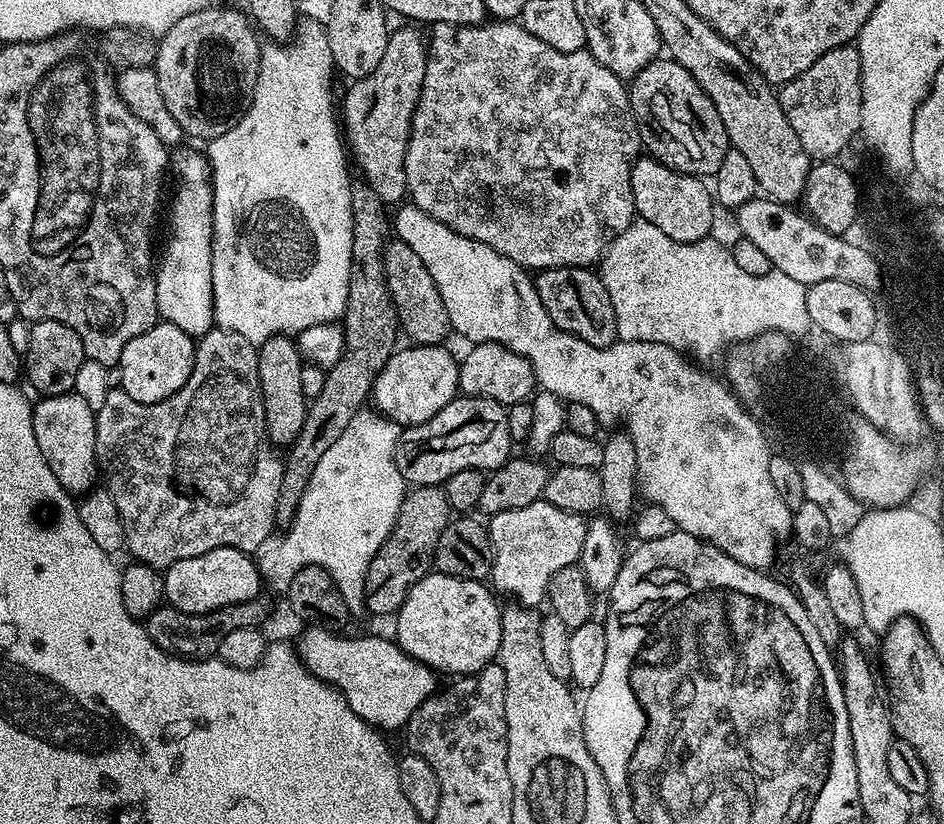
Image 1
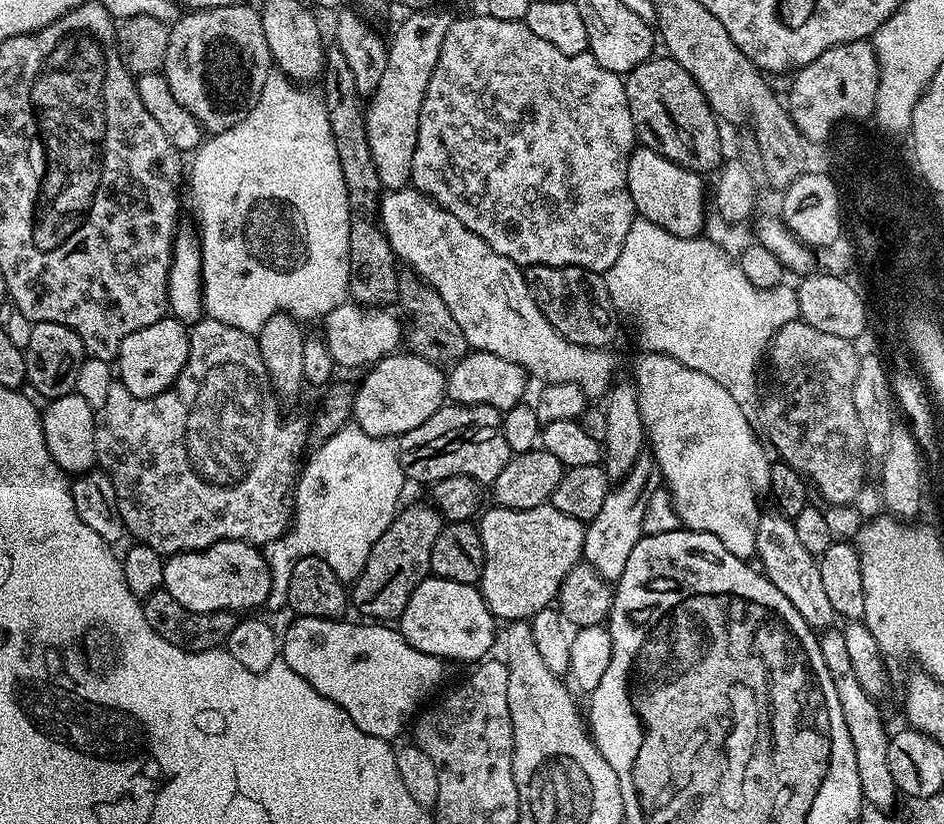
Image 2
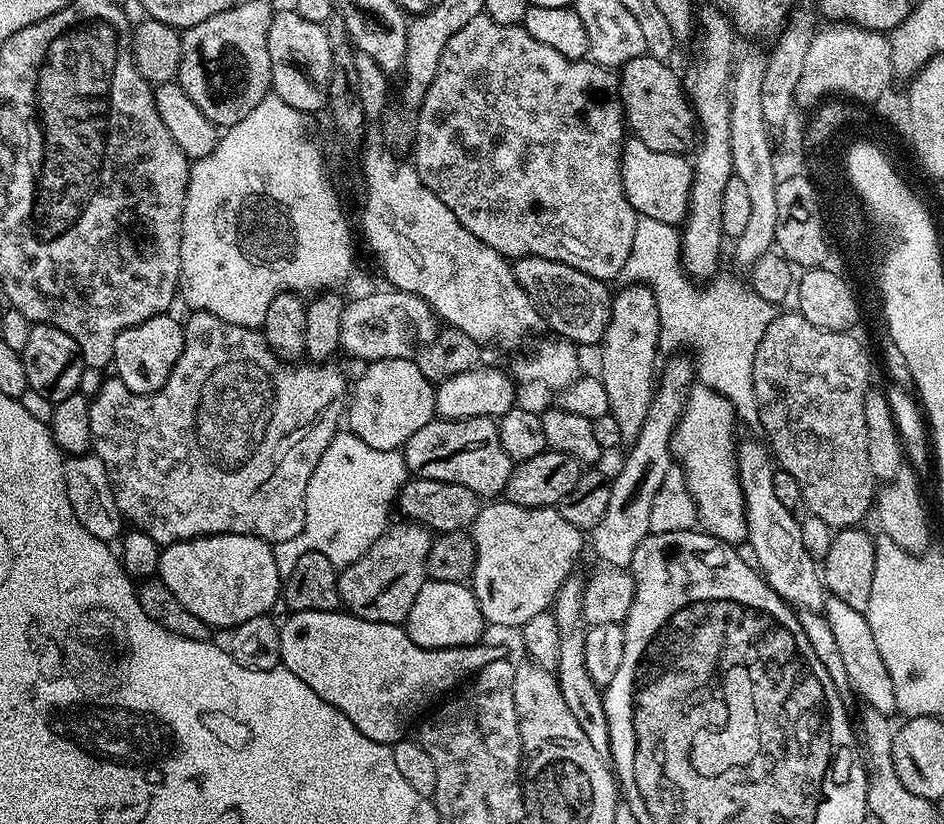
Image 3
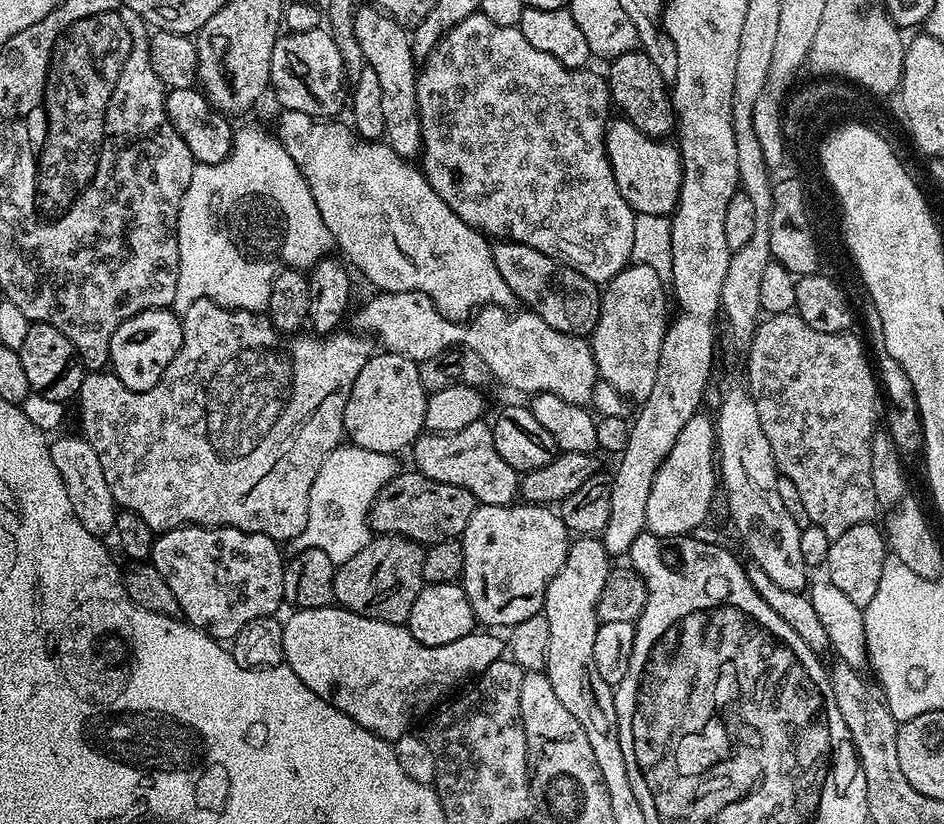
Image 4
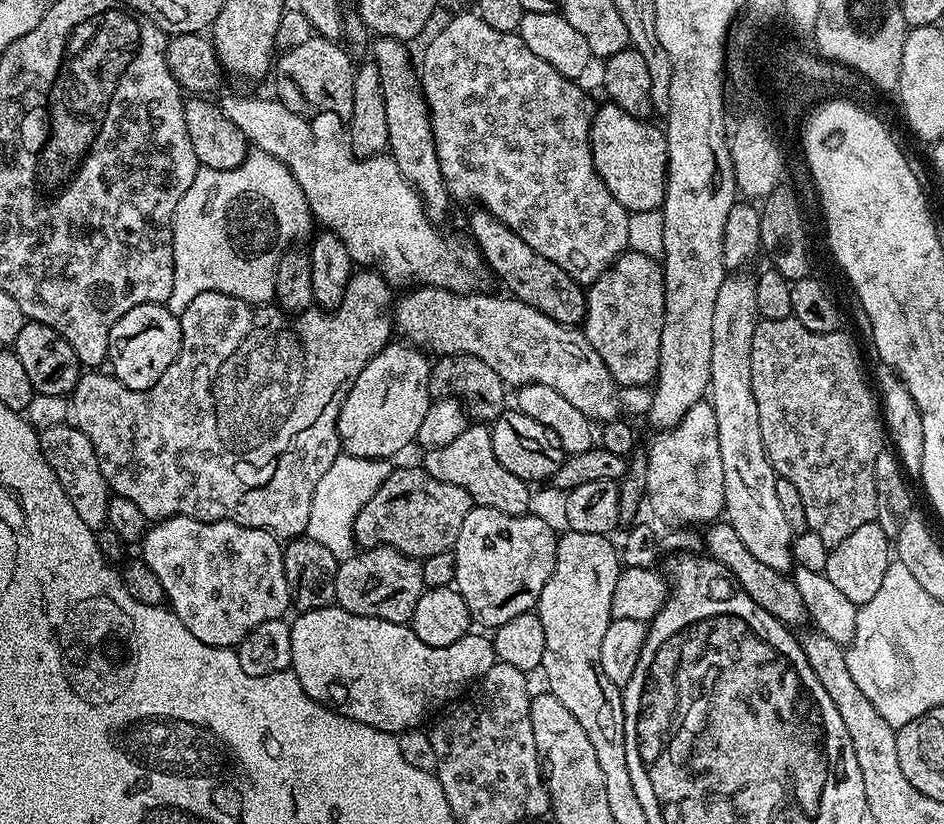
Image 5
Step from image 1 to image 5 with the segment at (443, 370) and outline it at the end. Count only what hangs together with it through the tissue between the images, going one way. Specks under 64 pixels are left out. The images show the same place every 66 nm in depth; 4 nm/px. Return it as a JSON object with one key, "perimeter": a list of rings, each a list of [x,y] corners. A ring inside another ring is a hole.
{"perimeter":[[[389,342],[358,374],[350,386],[336,419],[340,447],[349,456],[382,460],[393,458],[415,441],[418,426],[431,406],[432,364],[421,349],[407,343]]]}

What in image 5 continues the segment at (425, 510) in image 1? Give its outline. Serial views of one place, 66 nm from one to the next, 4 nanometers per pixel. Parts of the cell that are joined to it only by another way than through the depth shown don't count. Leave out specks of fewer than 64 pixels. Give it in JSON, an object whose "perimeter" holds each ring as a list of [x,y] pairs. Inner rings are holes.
{"perimeter":[[[365,548],[339,561],[336,570],[336,604],[345,608],[350,614],[358,614],[366,618],[382,618],[386,622],[408,624],[414,614],[414,606],[418,606],[418,598],[426,591],[421,561],[402,554],[393,548]]]}

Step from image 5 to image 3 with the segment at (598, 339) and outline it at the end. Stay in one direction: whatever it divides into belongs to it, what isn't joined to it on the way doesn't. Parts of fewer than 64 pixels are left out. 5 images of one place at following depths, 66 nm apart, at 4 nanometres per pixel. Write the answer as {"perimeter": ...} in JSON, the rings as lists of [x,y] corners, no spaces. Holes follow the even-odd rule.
{"perimeter":[[[629,283],[612,298],[610,322],[599,345],[600,369],[598,375],[606,386],[608,410],[618,422],[618,434],[625,445],[632,445],[646,422],[648,407],[652,401],[654,381],[658,376],[656,352],[660,348],[660,315],[656,300],[643,284]]]}

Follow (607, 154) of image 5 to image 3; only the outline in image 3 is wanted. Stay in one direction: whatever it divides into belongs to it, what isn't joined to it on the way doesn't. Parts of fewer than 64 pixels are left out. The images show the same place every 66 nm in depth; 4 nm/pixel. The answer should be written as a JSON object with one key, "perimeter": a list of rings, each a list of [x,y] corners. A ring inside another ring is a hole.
{"perimeter":[[[635,138],[625,139],[622,158],[622,186],[630,206],[640,216],[655,218],[658,222],[683,225],[688,217],[688,203],[692,189],[692,160],[678,152],[650,150],[646,142]]]}

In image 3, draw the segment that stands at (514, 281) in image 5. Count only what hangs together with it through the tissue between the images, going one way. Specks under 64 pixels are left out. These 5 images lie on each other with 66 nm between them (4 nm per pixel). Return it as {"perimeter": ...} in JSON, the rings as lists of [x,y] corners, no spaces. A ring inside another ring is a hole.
{"perimeter":[[[537,256],[519,257],[512,264],[512,273],[518,286],[522,286],[530,298],[533,309],[538,310],[539,319],[541,316],[556,331],[553,333],[557,337],[571,340],[577,346],[596,346],[603,341],[606,326],[610,322],[613,298],[605,281],[596,280],[590,274],[582,274],[582,270],[574,270],[574,266]]]}

